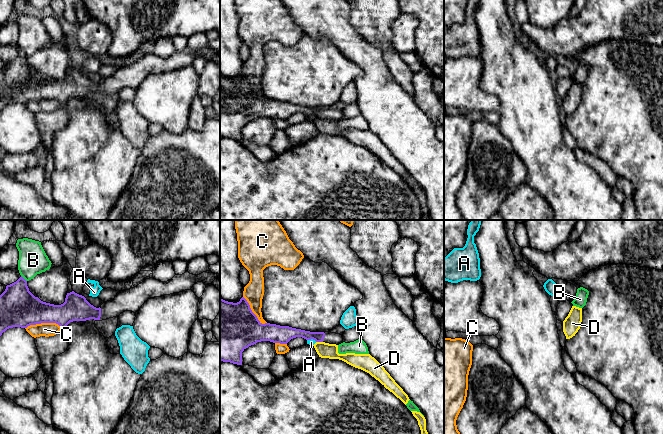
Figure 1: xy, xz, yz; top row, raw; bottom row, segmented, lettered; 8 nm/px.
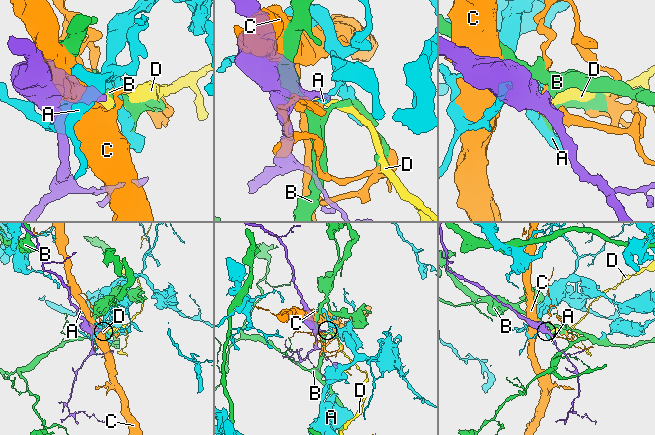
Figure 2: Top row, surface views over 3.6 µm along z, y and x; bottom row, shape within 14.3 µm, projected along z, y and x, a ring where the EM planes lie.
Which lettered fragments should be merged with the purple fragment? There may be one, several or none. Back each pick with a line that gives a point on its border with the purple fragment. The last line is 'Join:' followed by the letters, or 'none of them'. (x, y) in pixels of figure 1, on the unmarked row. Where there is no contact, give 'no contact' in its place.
Join: none of them

